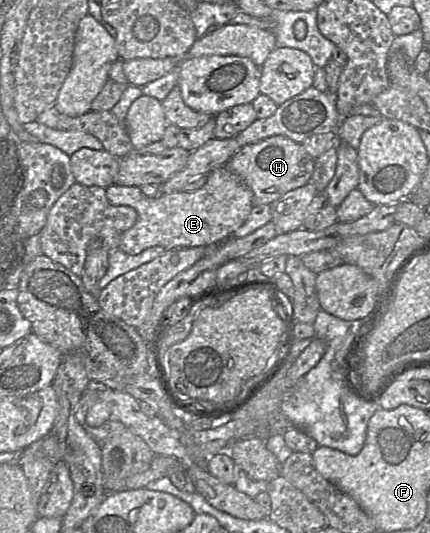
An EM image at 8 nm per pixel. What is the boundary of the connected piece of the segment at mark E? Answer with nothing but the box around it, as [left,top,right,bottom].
[106,166,253,255]

